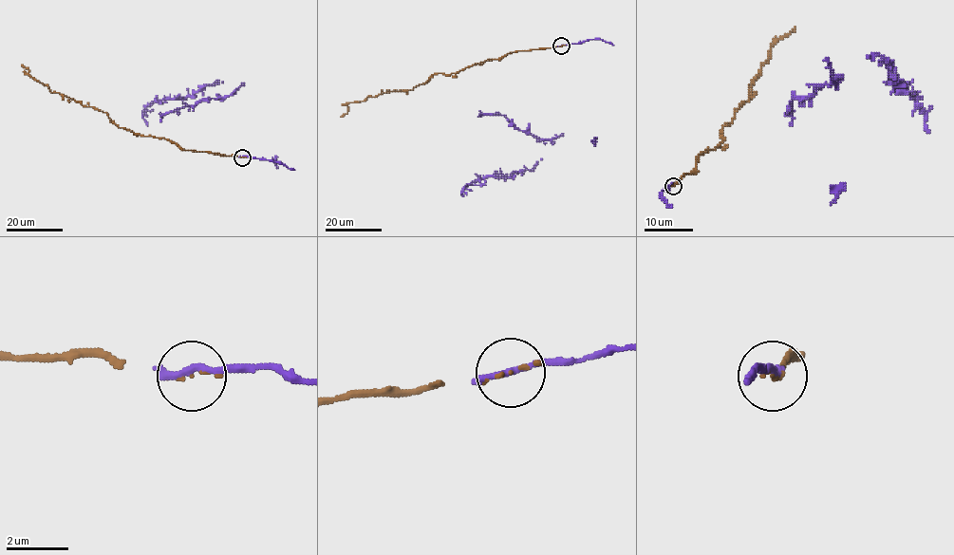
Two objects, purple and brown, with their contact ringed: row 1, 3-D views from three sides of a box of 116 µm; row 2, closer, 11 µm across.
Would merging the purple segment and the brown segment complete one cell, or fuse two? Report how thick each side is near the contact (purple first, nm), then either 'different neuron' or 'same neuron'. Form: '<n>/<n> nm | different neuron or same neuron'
200/100 nm | same neuron

